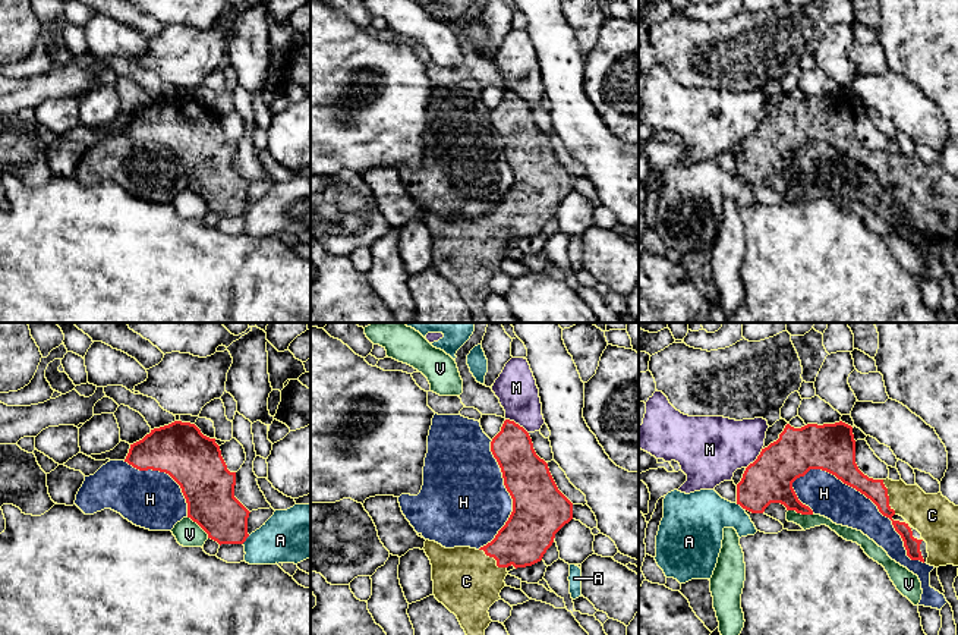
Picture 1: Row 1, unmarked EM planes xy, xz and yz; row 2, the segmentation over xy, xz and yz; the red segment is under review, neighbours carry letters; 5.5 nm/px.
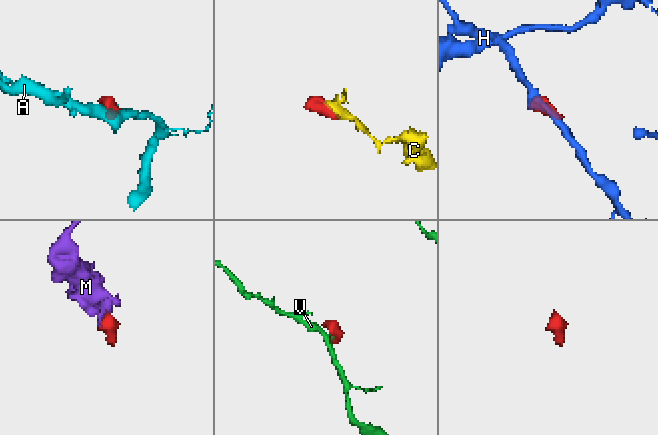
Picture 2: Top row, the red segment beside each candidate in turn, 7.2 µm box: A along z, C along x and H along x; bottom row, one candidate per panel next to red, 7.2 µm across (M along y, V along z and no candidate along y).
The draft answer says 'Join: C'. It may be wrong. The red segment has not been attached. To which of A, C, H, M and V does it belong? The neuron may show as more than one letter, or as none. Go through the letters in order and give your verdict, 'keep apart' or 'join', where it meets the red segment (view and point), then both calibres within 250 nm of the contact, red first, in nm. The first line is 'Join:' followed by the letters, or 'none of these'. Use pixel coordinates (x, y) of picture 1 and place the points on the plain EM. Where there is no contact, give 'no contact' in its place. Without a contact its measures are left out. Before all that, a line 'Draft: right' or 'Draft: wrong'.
Draft: right
Join: C
A: keep apart; contact xy (245, 211); calibres 260 and 300 nm
C: join; contact yz (888, 169); calibres 120 and 220 nm
H: keep apart; contact yz (867, 169); calibres 160 and 220 nm
M: keep apart; contact xz (517, 96); calibres 220 and 220 nm
V: keep apart; contact yz (801, 185); calibres 240 and 80 nm

